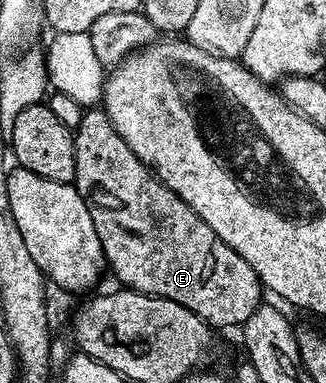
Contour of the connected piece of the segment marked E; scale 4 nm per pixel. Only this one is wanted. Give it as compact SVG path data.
M89 109L82 114L79 125L75 128L73 144L75 145L75 177L73 183L87 205L87 213L91 213L91 221L95 221L95 233L99 233L105 262L108 270L110 272L113 270L114 277L121 282L118 284L122 288L138 291L144 295L154 295L155 297L163 297L167 301L175 301L179 305L183 305L183 309L191 309L191 313L195 313L204 323L209 324L214 329L220 329L220 327L237 329L245 324L247 317L251 317L251 313L255 313L255 309L262 306L263 303L263 299L261 299L263 288L261 282L257 280L255 269L251 269L251 265L247 265L247 261L243 261L243 257L239 257L239 253L235 253L235 249L231 249L231 245L224 243L215 233L215 229L211 229L211 225L207 225L207 221L203 221L199 217L199 213L195 213L195 209L191 209L191 205L187 205L175 192L167 189L167 185L160 183L157 176L143 165L143 161L139 161L139 157L135 157L135 153L131 153L131 145L127 145L127 141L123 141L123 137L119 137L116 129L109 124L109 118L105 116L104 110Z

